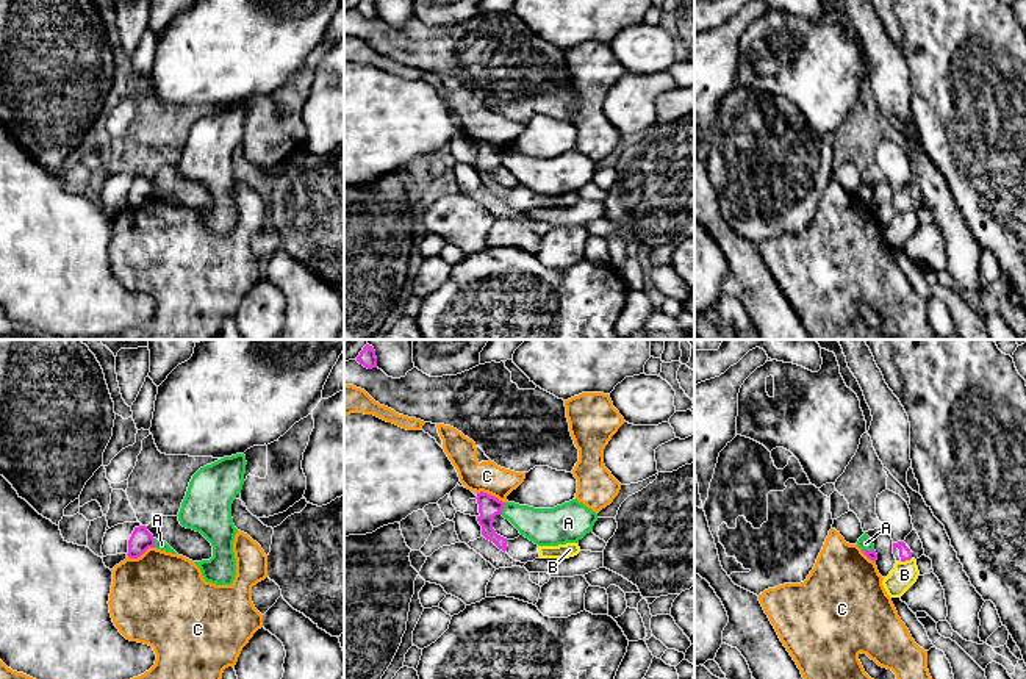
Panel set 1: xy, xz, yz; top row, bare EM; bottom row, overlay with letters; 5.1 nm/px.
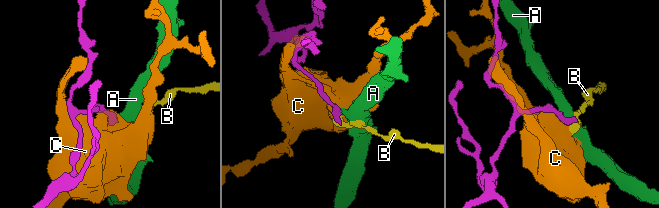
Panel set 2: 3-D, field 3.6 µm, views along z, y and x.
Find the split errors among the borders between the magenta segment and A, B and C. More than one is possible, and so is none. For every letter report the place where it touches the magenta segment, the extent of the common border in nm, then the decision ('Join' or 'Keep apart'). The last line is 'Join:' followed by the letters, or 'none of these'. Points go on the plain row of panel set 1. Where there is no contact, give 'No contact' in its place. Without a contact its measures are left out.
A: Touches magenta at xz (502, 158). Shared border 70 nm. Keep apart
B: Touches magenta at yz (906, 208). Shared border 60 nm. Join
C: Touches magenta at xy (139, 205). Shared border 150 nm. Keep apart
Join: B

